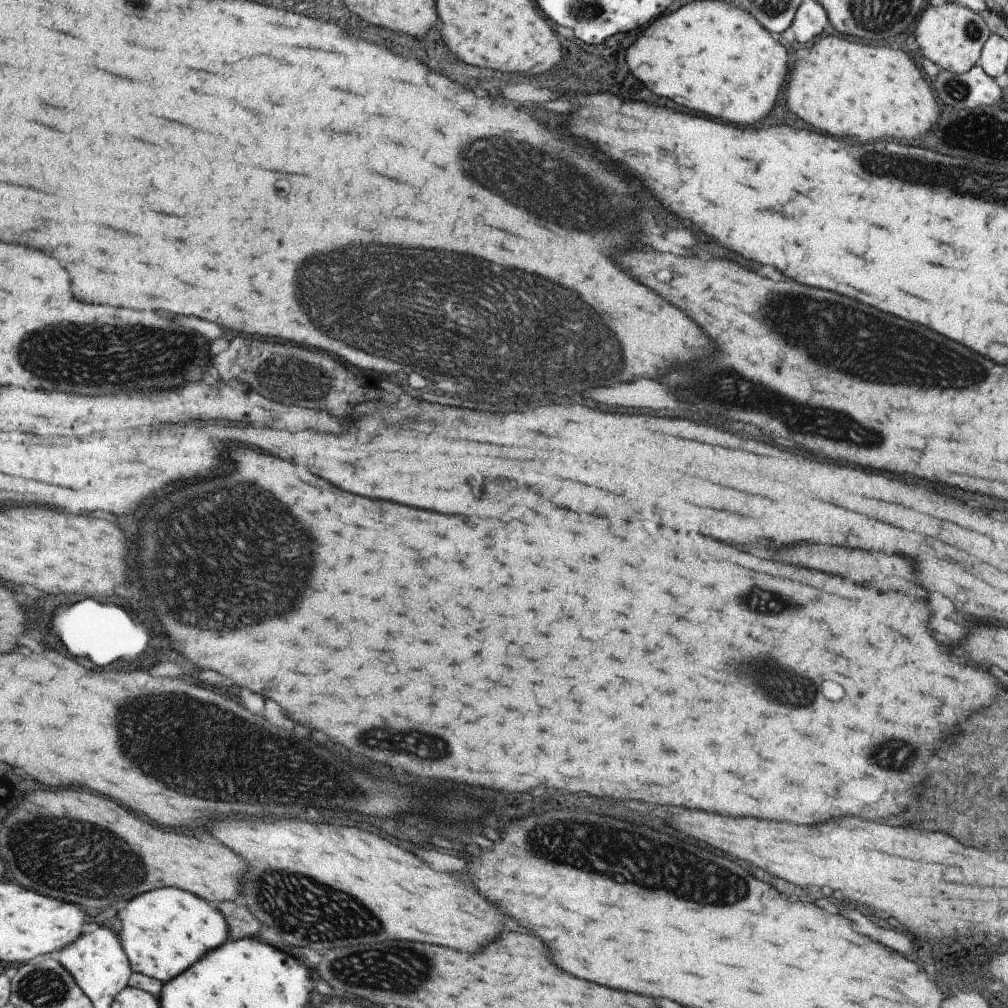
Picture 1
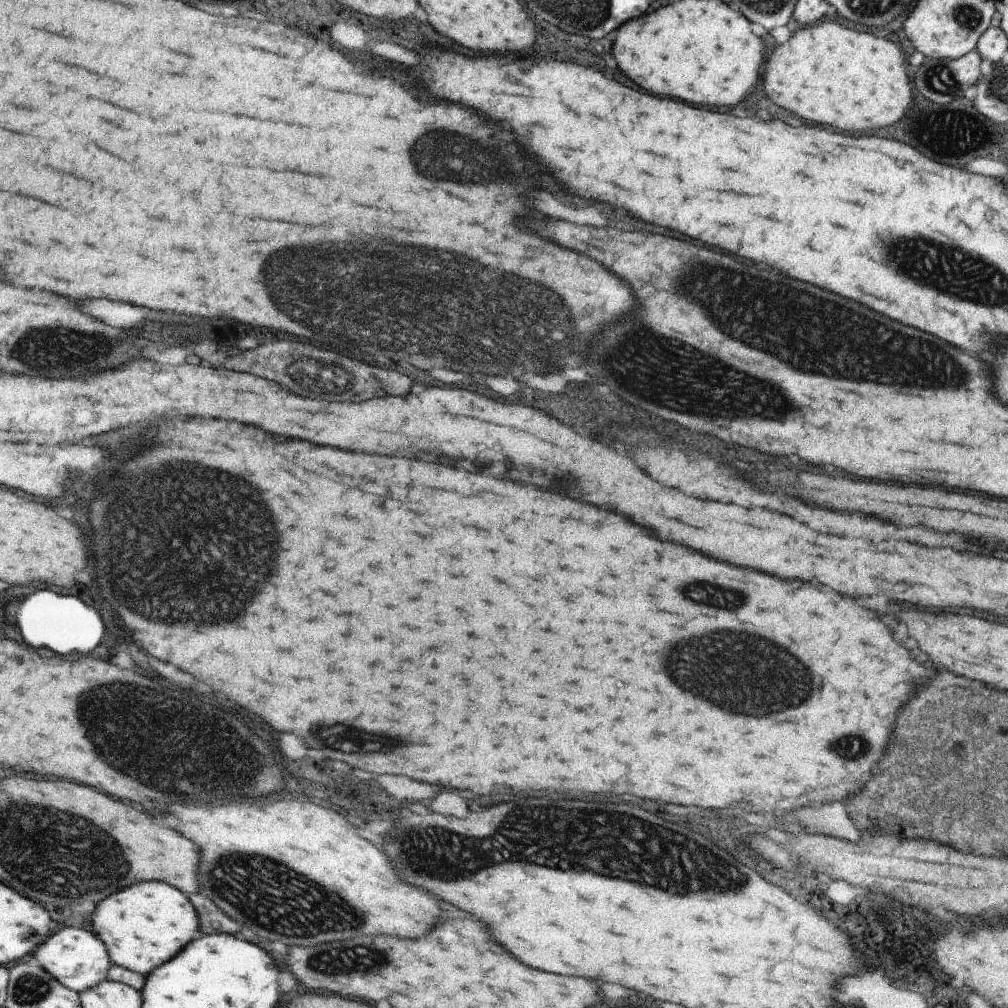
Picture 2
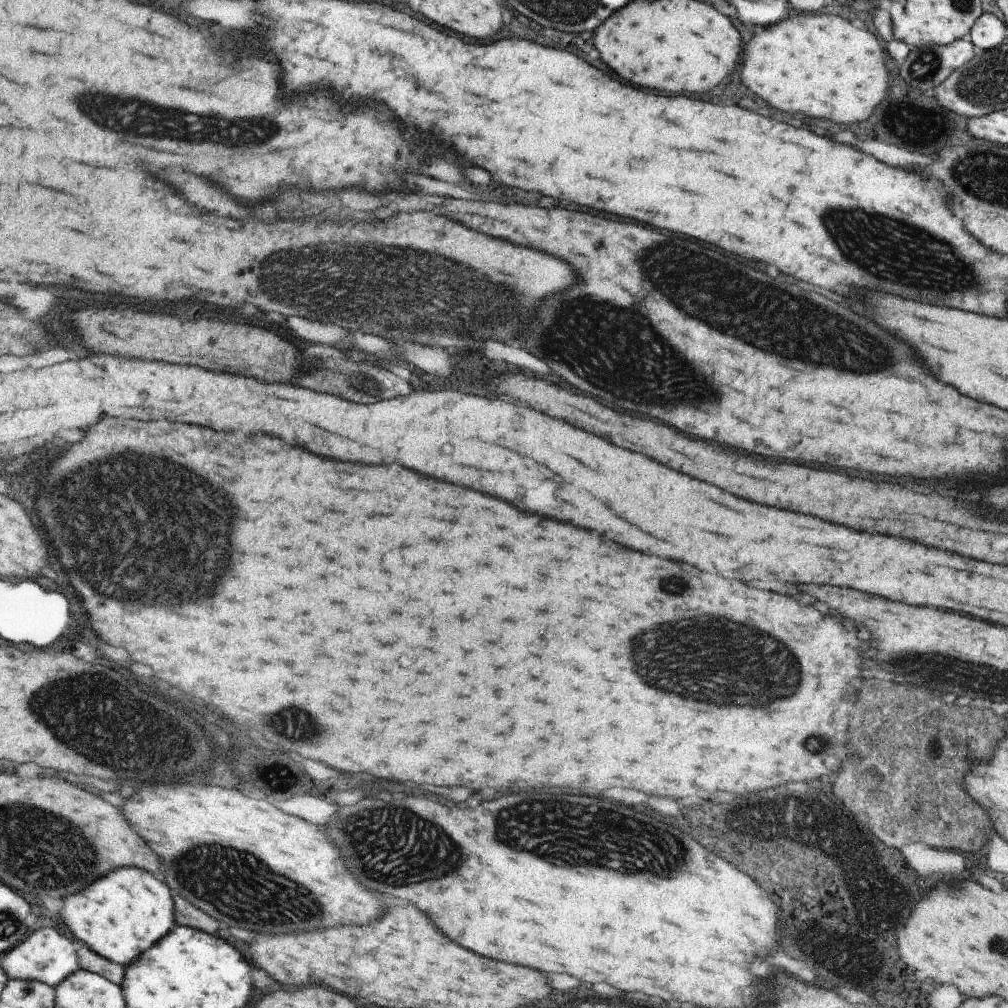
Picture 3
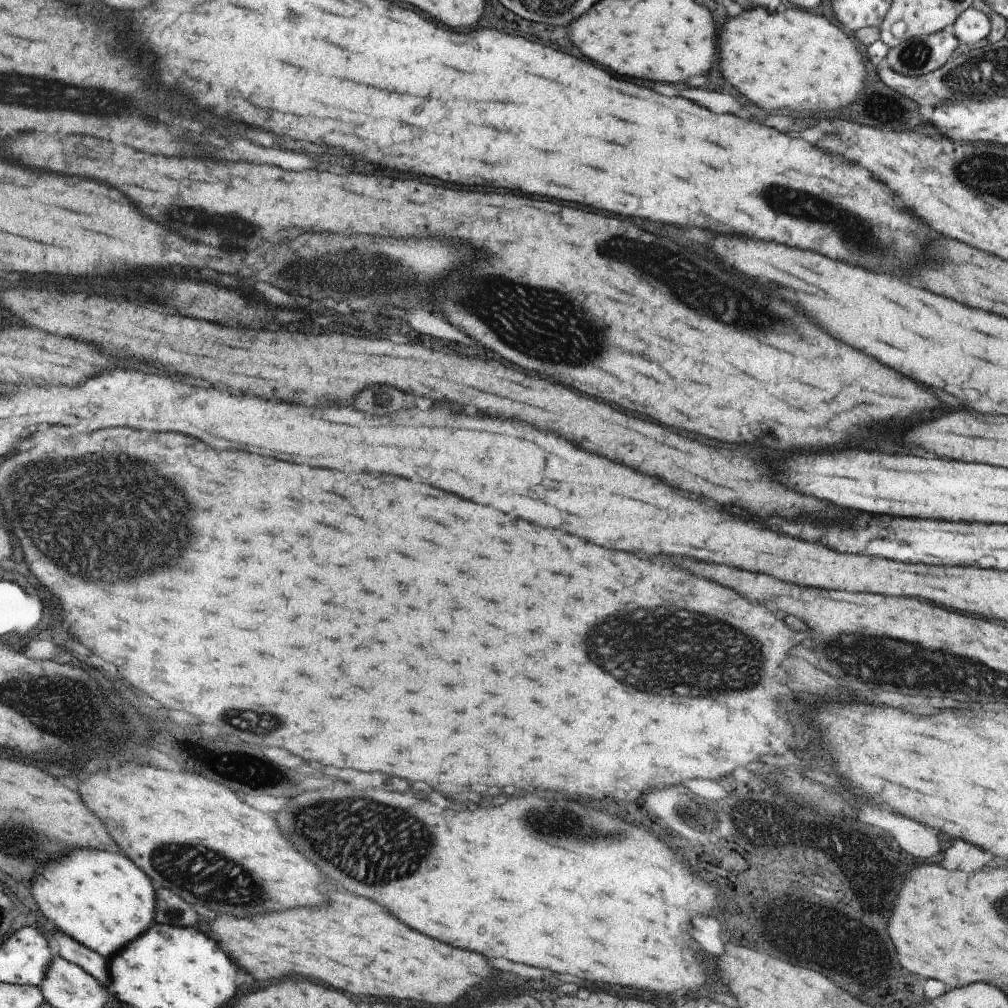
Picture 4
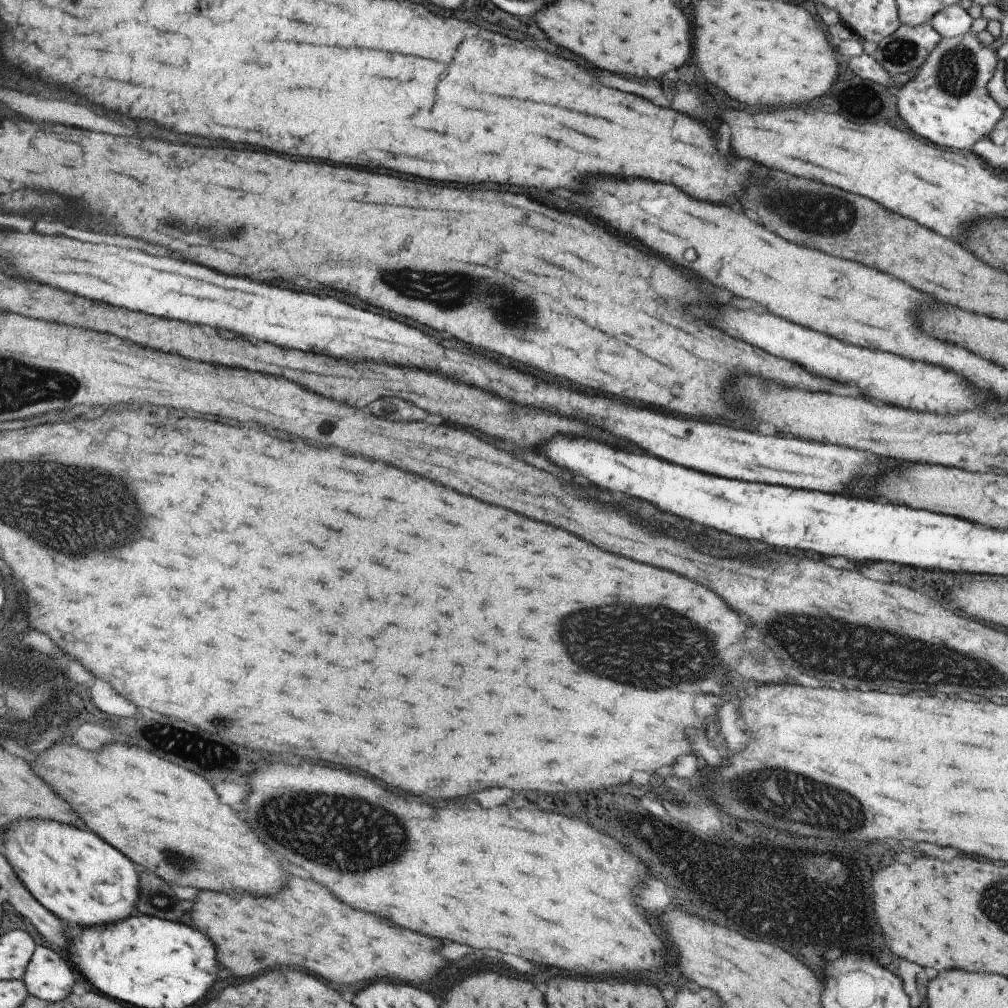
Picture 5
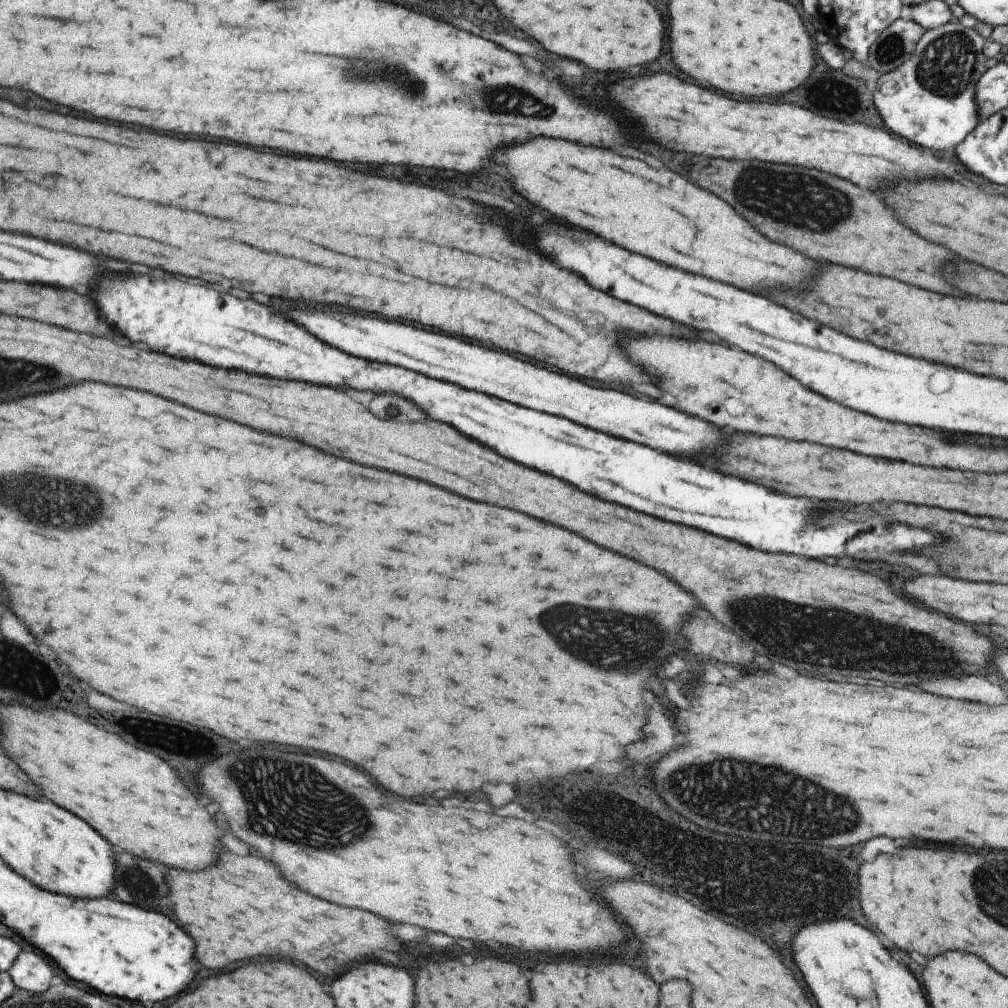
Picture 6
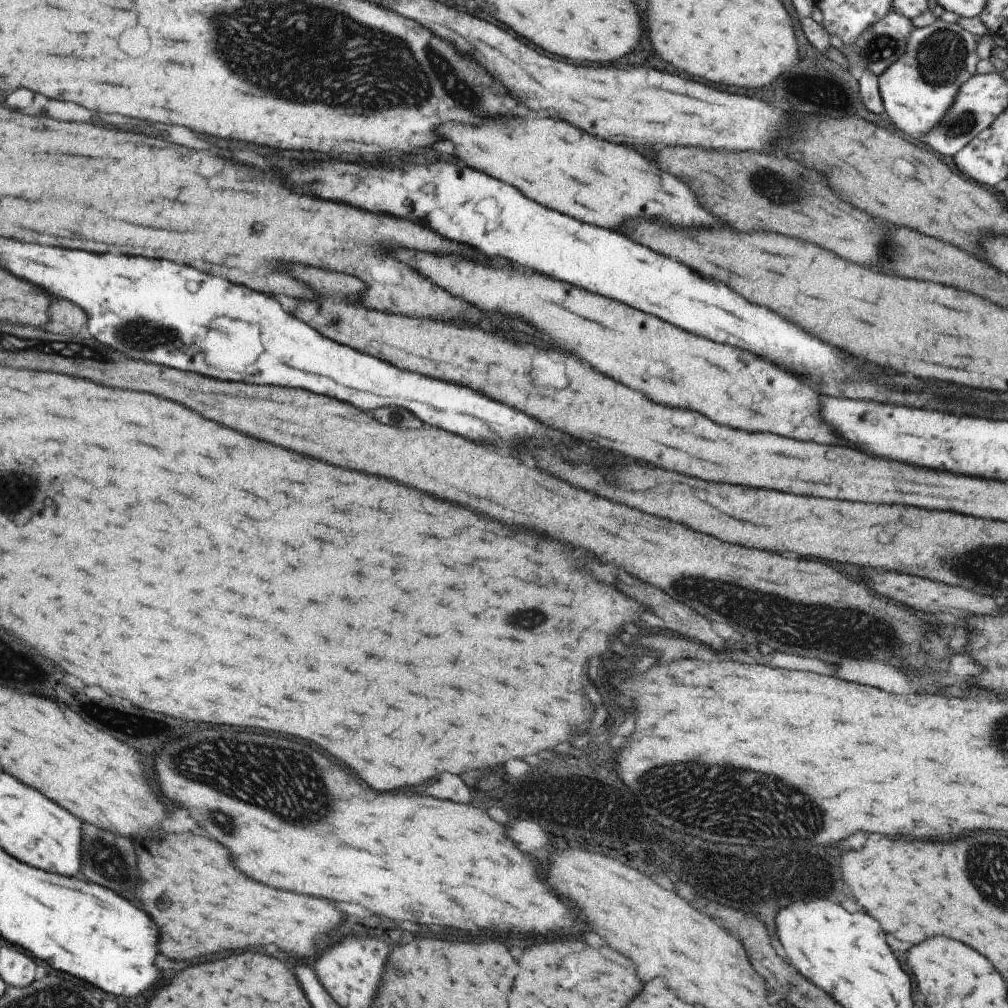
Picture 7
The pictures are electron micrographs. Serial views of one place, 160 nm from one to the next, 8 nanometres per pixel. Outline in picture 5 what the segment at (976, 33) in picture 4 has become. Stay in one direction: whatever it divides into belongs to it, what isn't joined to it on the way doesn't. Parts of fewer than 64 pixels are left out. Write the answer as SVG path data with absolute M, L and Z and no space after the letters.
M951 5L946 9L939 10L937 14L933 14L928 24L939 36L949 38L971 33L972 22L973 19L963 8Z

